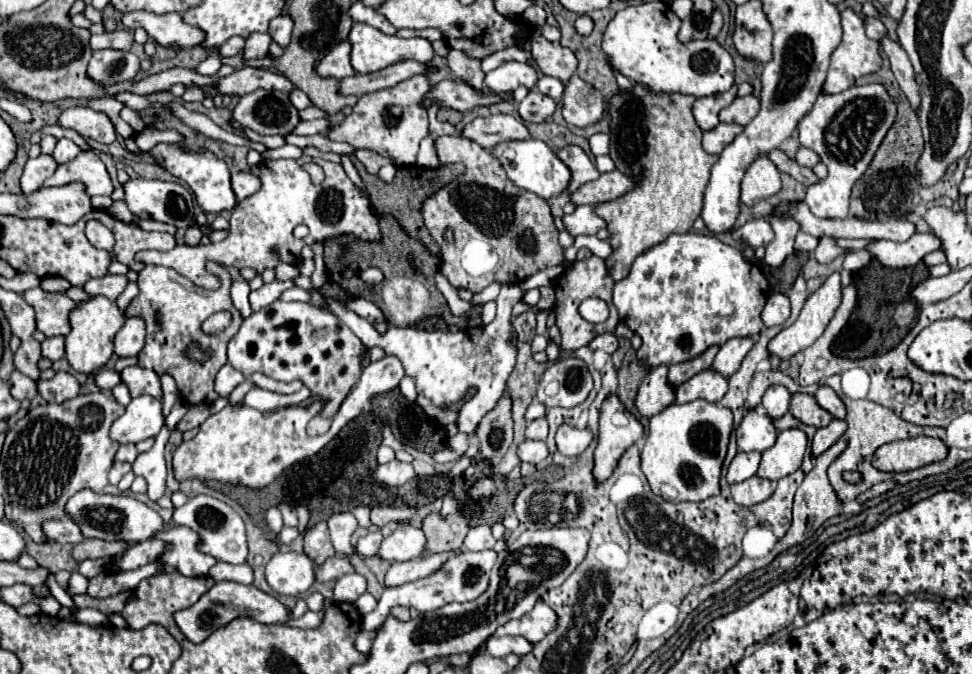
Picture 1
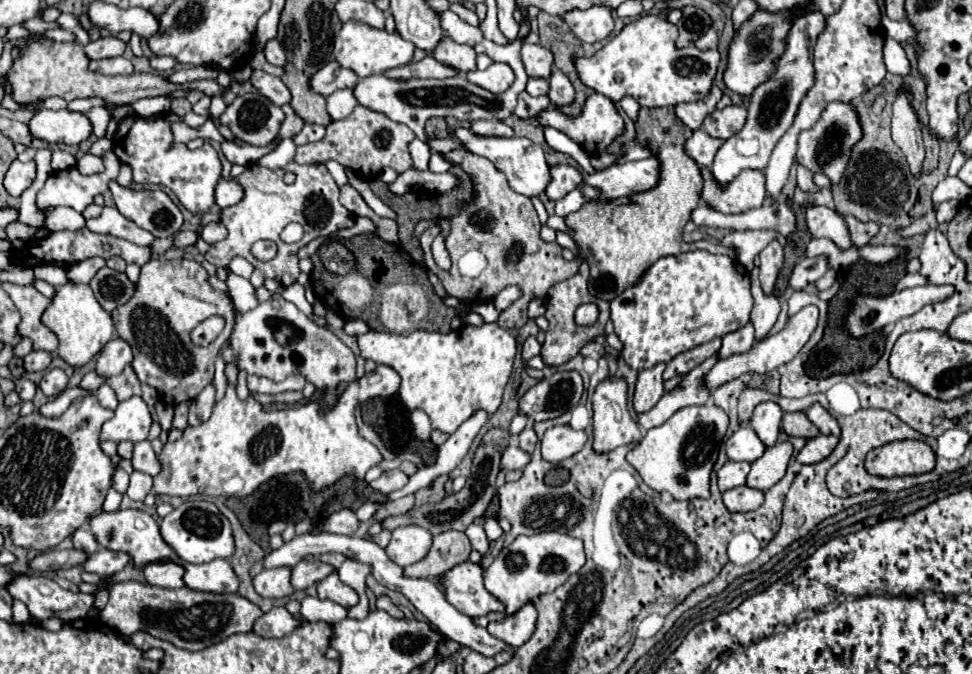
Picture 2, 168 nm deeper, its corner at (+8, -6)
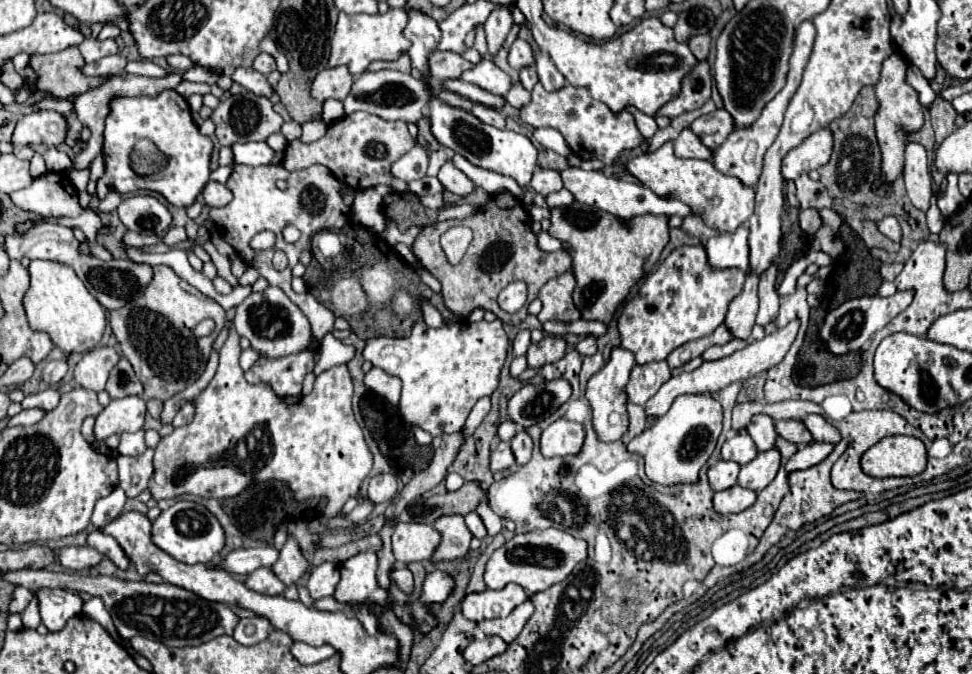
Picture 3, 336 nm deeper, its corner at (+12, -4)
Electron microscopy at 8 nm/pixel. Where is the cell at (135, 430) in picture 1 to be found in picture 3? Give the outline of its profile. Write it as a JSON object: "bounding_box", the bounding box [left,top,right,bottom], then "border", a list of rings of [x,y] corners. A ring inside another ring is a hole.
{"bounding_box":[94,397,146,441],"border":[[[142,397],[112,399],[96,417],[94,435],[96,439],[104,441],[112,433],[120,435],[124,431],[138,431],[144,425],[144,415],[146,415],[146,401]]]}

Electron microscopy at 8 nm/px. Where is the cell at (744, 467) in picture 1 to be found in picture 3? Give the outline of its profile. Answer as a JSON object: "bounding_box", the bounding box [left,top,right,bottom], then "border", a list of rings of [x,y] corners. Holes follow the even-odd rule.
{"bounding_box":[708,461,740,491],"border":[[[718,461],[714,467],[708,469],[708,481],[712,491],[724,491],[736,485],[740,465],[732,461]]]}

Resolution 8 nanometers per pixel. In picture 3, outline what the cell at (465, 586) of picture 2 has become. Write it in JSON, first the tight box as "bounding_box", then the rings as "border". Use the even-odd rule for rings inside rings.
{"bounding_box":[460,583,528,623],"border":[[[508,583],[500,591],[486,589],[484,593],[466,595],[460,607],[462,607],[462,613],[466,619],[480,623],[484,619],[506,617],[514,607],[518,607],[526,599],[528,599],[528,595],[520,585]]]}

